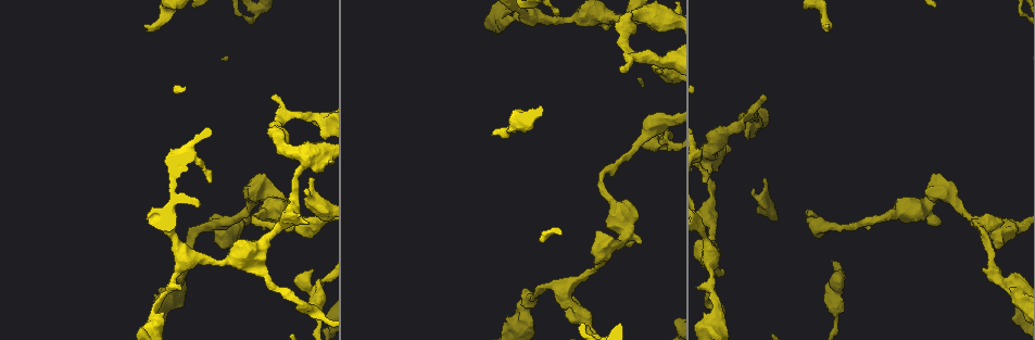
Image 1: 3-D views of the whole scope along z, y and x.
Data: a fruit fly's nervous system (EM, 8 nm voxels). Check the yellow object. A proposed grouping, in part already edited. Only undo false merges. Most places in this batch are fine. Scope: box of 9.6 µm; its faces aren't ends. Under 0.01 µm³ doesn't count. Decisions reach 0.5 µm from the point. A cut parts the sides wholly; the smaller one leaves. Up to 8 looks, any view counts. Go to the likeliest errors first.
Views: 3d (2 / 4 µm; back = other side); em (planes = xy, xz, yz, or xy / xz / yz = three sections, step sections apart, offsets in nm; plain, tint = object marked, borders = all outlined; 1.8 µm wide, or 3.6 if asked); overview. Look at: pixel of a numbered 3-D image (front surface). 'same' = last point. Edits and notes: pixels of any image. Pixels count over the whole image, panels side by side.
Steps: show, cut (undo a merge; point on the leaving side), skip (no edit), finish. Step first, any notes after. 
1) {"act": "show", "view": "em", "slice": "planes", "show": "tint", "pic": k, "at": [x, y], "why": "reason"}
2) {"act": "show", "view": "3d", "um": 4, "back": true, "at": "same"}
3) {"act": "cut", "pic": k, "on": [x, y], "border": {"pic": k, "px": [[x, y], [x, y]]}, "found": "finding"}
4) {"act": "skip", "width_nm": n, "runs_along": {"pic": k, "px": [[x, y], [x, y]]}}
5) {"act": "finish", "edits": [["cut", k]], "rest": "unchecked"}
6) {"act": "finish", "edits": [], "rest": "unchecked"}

{"act": "show", "view": "3d", "um": 2, "pic": 1, "at": [981, 223], "why": "abrupt turn"}

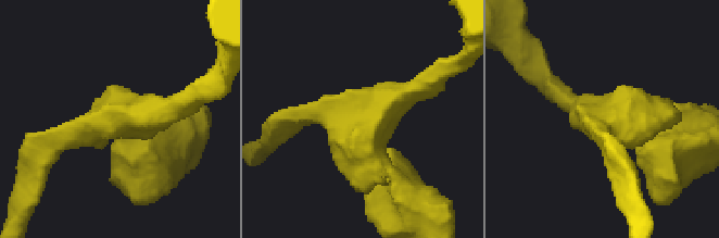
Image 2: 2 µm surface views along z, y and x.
{"act": "show", "view": "em", "slice": "planes", "show": "tint", "pic": 2, "at": [601, 114], "arms": 3, "arm_widths_nm": [170, 200, 320]}

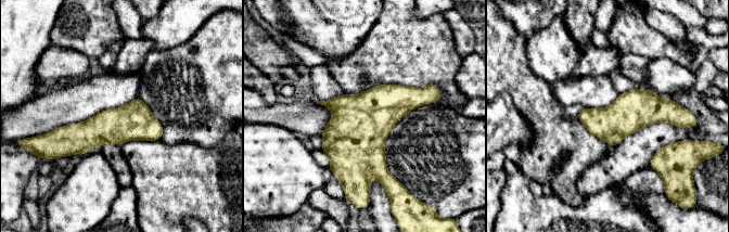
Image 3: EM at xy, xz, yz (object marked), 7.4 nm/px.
{"act": "skip", "width_nm": 280, "found": "all the same neuron"}

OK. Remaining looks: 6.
{"act": "show", "view": "3d", "um": 4, "pic": 1, "at": [835, 286], "why": "branch point"}

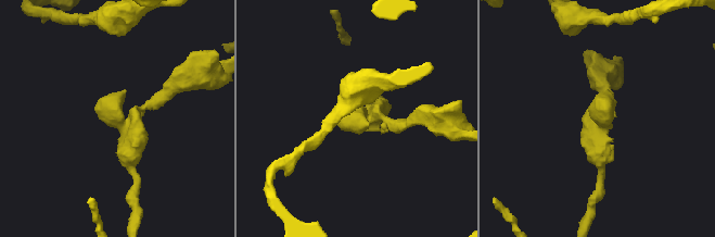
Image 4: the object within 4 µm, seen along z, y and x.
{"act": "show", "view": "em", "slice": "xy", "step": 16, "show": "tint", "pic": 4, "at": [595, 119]}

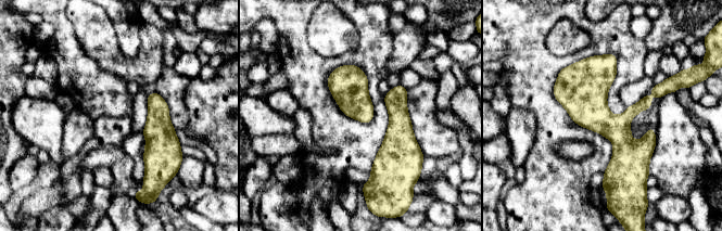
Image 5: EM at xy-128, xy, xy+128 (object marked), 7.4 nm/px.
{"act": "skip", "found": "continuous, no second neuron"}

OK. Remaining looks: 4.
{"act": "show", "view": "em", "um": 3.6, "slice": "planes", "show": "tint", "pic": 1, "at": [248, 264], "why": "sharp bend"}

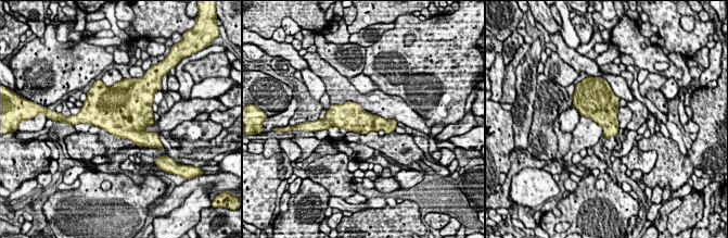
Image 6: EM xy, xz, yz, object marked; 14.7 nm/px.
{"act": "skip", "width_nm": 380, "found": "all the same neuron"}

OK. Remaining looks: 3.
{"act": "finish", "edits": [], "rest": "unchecked"}

